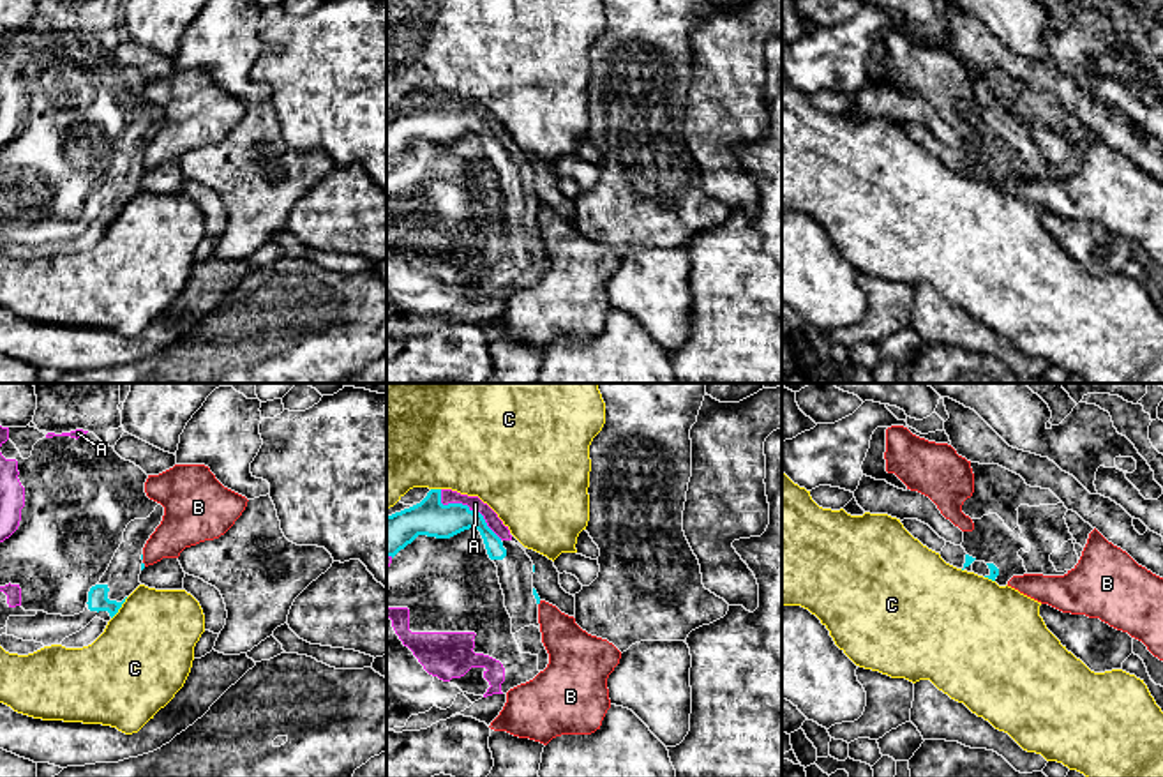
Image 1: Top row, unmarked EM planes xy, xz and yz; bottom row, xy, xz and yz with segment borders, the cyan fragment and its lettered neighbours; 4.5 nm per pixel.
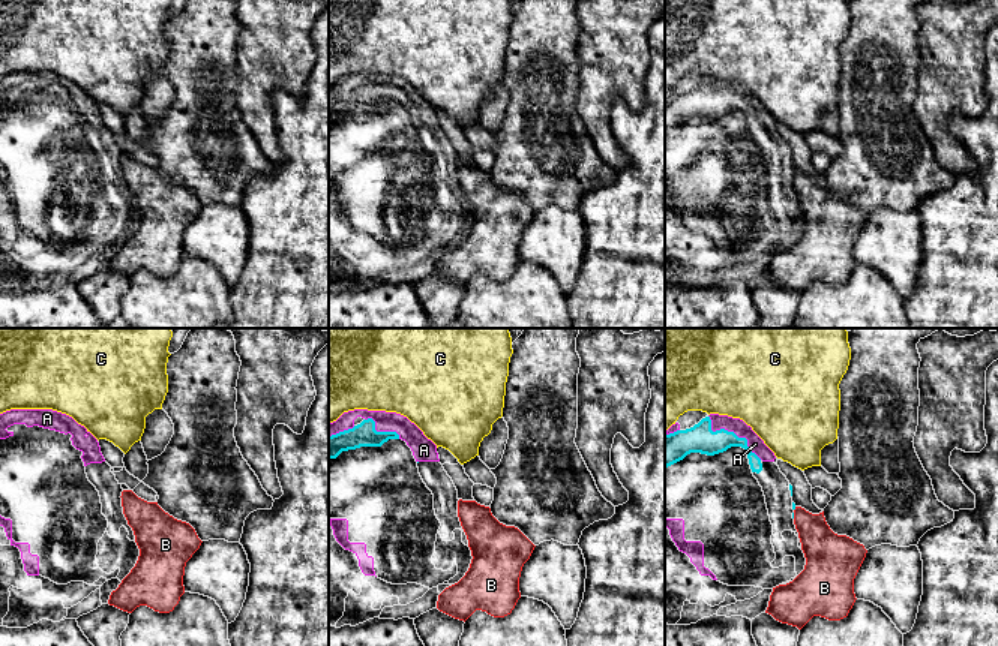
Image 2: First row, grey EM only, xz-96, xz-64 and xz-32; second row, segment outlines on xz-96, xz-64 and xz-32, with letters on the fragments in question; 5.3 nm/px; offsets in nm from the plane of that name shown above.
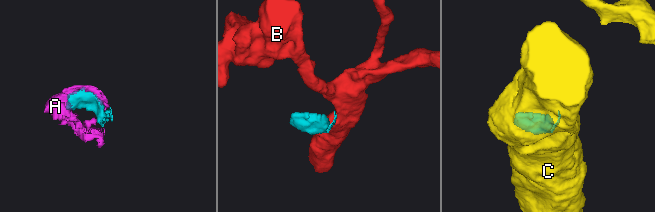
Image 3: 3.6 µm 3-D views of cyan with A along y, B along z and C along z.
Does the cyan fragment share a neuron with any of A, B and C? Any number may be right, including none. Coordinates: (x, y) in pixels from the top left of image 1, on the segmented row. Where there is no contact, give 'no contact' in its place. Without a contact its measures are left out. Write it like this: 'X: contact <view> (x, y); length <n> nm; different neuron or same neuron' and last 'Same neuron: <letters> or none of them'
A: contact xz (466, 505); length 360 nm; same neuron
B: contact xy (142, 557); length 30 nm; different neuron
C: contact xy (120, 606); length 130 nm; different neuron
Same neuron: A

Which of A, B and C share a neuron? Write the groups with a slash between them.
A / B / C

